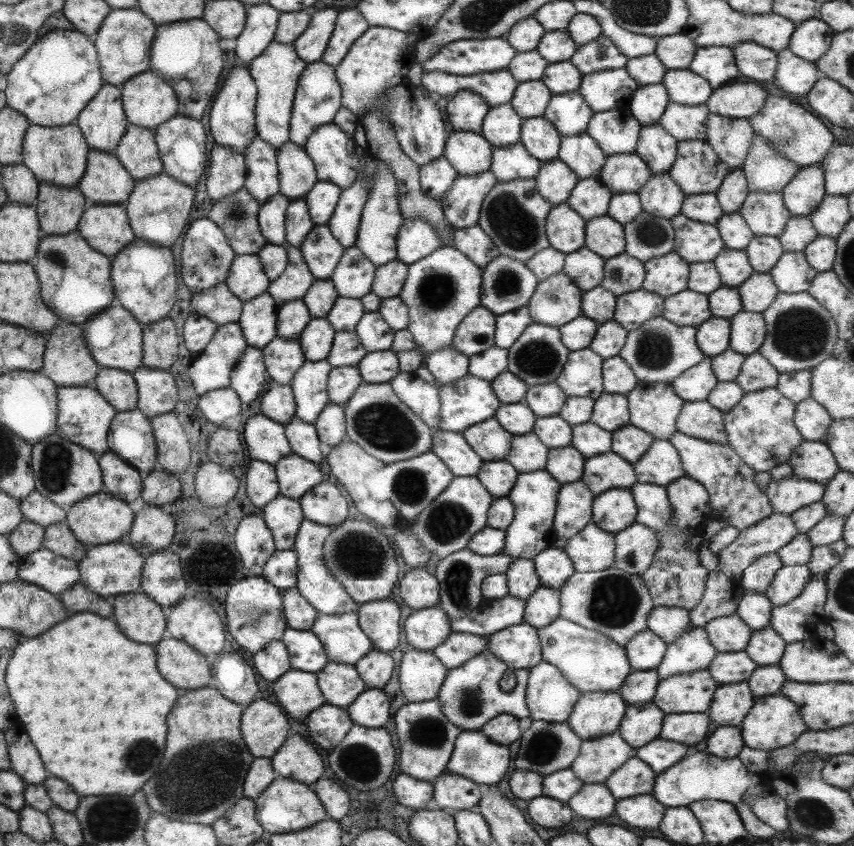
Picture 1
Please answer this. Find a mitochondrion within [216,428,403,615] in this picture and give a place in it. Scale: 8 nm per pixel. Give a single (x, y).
(357, 553)

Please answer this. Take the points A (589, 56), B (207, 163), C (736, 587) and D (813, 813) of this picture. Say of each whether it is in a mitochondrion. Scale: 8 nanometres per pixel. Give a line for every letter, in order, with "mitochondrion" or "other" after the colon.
A: other
B: other
C: other
D: mitochondrion

